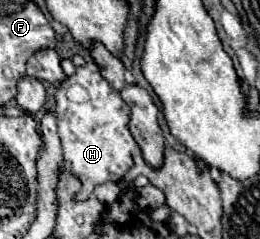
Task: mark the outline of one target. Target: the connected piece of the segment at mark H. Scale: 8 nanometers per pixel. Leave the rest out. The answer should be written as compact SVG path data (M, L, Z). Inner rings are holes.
M87 60L83 66L77 68L77 72L67 78L55 94L57 100L57 120L59 120L59 136L63 144L63 160L81 178L81 194L77 194L77 200L87 200L95 186L103 182L119 182L123 174L133 166L133 150L139 148L135 138L129 132L129 106L123 102L121 94L105 82L105 78L99 72L99 66L93 60ZM79 84L87 90L89 100L87 102L71 102L67 98L67 90Z

